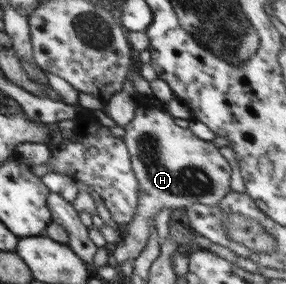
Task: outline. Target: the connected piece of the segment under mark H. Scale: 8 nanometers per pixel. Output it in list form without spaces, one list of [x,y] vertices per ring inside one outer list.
[[[138,107],[132,122],[123,128],[126,131],[126,135],[122,139],[128,148],[132,169],[137,177],[139,188],[136,215],[130,223],[127,223],[128,235],[120,240],[120,247],[116,246],[114,262],[119,265],[118,267],[124,261],[135,260],[146,247],[146,242],[150,239],[149,223],[161,209],[173,211],[179,207],[187,208],[195,204],[216,206],[230,192],[230,175],[232,175],[230,163],[220,154],[219,148],[214,146],[212,141],[198,139],[189,128],[182,129],[182,127],[176,125],[174,117],[171,117],[170,114],[166,115],[166,113],[156,111],[156,109]]]

